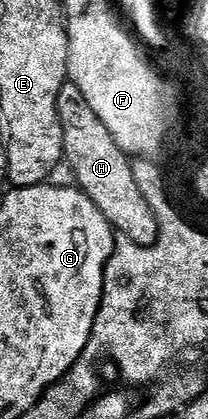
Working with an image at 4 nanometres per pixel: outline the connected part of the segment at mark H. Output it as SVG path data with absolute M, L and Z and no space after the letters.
M70 82L64 84L61 94L57 98L57 118L63 127L63 158L66 167L71 167L71 172L75 175L74 183L89 197L93 206L97 206L97 210L101 210L101 214L105 214L111 227L122 239L124 236L125 239L132 240L136 249L154 246L159 241L159 223L151 210L152 203L143 197L136 184L136 169L127 153L121 150L121 146L117 146L117 142L113 142L113 134L109 134L105 122L101 122L101 118L97 118L97 114L93 114L93 106L89 106L89 102L85 102L85 94L81 94L77 85Z

